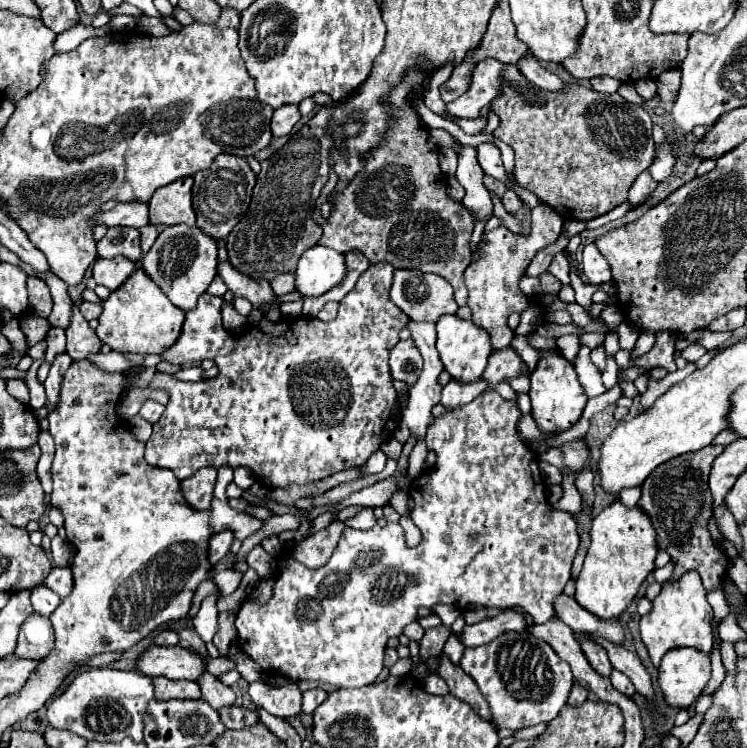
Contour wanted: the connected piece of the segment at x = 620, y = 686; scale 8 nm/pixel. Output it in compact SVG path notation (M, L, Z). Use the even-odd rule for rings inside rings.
M613 668L613 672L611 672L609 680L611 680L613 688L615 688L615 690L619 690L621 694L627 694L627 696L631 696L631 694L635 692L635 688L633 688L631 680L629 680L629 678L627 678L623 672L619 672L617 668Z

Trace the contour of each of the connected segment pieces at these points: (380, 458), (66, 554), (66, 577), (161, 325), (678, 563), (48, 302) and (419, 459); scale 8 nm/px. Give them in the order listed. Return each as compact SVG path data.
M373 452L371 456L369 456L369 460L365 462L365 466L363 466L363 477L366 477L371 474L380 473L383 468L385 468L387 462L387 457L384 453Z
M53 538L51 540L51 552L53 552L53 560L59 566L71 566L73 556L75 556L75 548L61 538Z
M51 568L49 576L43 580L43 584L47 588L51 588L55 594L59 594L59 598L69 596L69 592L73 590L73 576L71 576L71 568Z
M137 264L137 272L121 284L117 292L103 302L103 312L99 316L97 336L101 342L109 344L117 352L137 352L137 354L161 354L161 350L175 344L185 312L181 312L163 292L145 276L145 270Z
M709 444L697 452L677 456L677 460L669 460L669 464L661 464L653 476L645 478L645 484L641 486L643 494L639 500L639 506L649 514L657 530L659 548L667 550L675 560L675 572L669 580L677 580L687 570L697 570L707 590L721 584L729 564L721 546L717 546L707 532L707 522L713 514L707 476L715 456L719 456L721 450L723 446Z
M28 276L27 290L29 290L29 308L33 310L33 314L39 312L37 316L47 318L53 308L53 300L51 300L47 284L37 276Z
M421 440L419 444L415 444L411 456L409 456L409 468L407 474L411 480L415 480L421 472L423 472L423 464L425 464L425 456L427 456L427 446L425 440Z

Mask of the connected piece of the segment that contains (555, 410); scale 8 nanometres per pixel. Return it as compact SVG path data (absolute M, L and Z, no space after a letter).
M559 348L539 350L537 368L533 370L533 374L529 374L529 378L531 378L529 396L531 396L531 406L533 406L531 414L535 422L539 424L539 428L545 432L553 432L553 434L571 428L579 420L587 404L587 396L577 380L575 366L567 358L563 358Z

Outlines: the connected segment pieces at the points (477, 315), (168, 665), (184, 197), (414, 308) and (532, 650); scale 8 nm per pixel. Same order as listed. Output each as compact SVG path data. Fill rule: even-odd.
M540 204L531 210L531 215L531 234L513 234L507 228L495 228L491 232L483 232L475 250L479 252L479 258L473 260L465 270L465 286L469 290L467 306L473 312L471 320L491 334L491 346L495 350L507 348L511 342L513 332L507 326L507 316L513 312L523 312L529 306L529 298L517 286L519 278L523 276L525 268L529 266L531 258L539 252L539 248L553 244L555 238L559 238L561 234L563 218L557 216L553 208Z
M149 646L137 660L137 670L145 676L167 676L171 680L197 680L205 670L205 660L183 646Z
M193 178L175 180L165 188L159 188L149 202L149 220L155 226L189 224L195 226L195 210L191 202Z
M395 270L391 300L399 310L403 310L411 320L417 322L437 322L441 314L455 314L459 308L457 302L453 300L453 288L445 278L417 270Z
M527 630L505 632L485 646L465 648L459 666L475 680L481 694L489 702L495 728L519 730L551 722L567 702L573 686L569 664L563 662L549 644L537 640Z

